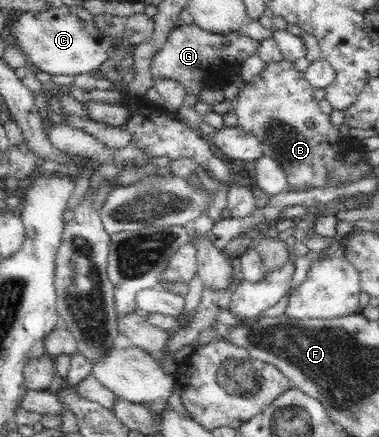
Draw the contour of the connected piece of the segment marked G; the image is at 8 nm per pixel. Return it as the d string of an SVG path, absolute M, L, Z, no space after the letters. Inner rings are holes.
M176 26L162 48L156 51L151 60L152 78L173 78L184 83L187 94L198 95L202 86L222 87L230 82L226 73L230 69L240 70L241 63L250 55L255 54L258 40L254 40L240 31L214 34L202 30L199 26Z

